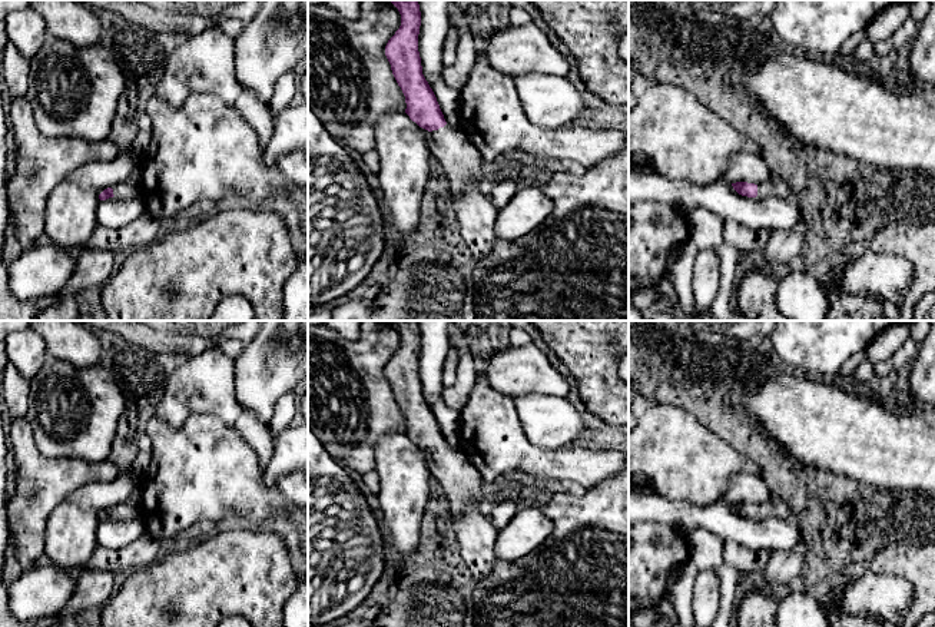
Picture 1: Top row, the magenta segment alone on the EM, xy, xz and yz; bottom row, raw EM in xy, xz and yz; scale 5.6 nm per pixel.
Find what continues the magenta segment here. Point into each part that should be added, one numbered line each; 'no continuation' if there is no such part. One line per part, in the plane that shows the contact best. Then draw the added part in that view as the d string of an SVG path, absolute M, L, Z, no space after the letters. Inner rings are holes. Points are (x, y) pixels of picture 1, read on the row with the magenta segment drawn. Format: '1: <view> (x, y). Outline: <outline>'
1: xz (461, 161). Outline: M445 125L431 132L430 150L450 180L452 196L483 179L483 159L477 146L458 127Z

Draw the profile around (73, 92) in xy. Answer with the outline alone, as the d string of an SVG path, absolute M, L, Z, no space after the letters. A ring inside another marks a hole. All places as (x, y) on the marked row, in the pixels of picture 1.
M49 37L29 60L29 89L26 99L32 106L39 130L49 137L79 137L100 142L109 137L117 103L125 90L126 79L115 56L100 43L77 47L66 40Z

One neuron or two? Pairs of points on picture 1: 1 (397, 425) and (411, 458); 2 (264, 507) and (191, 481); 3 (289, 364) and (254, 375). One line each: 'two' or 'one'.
1: two
2: one
3: one

